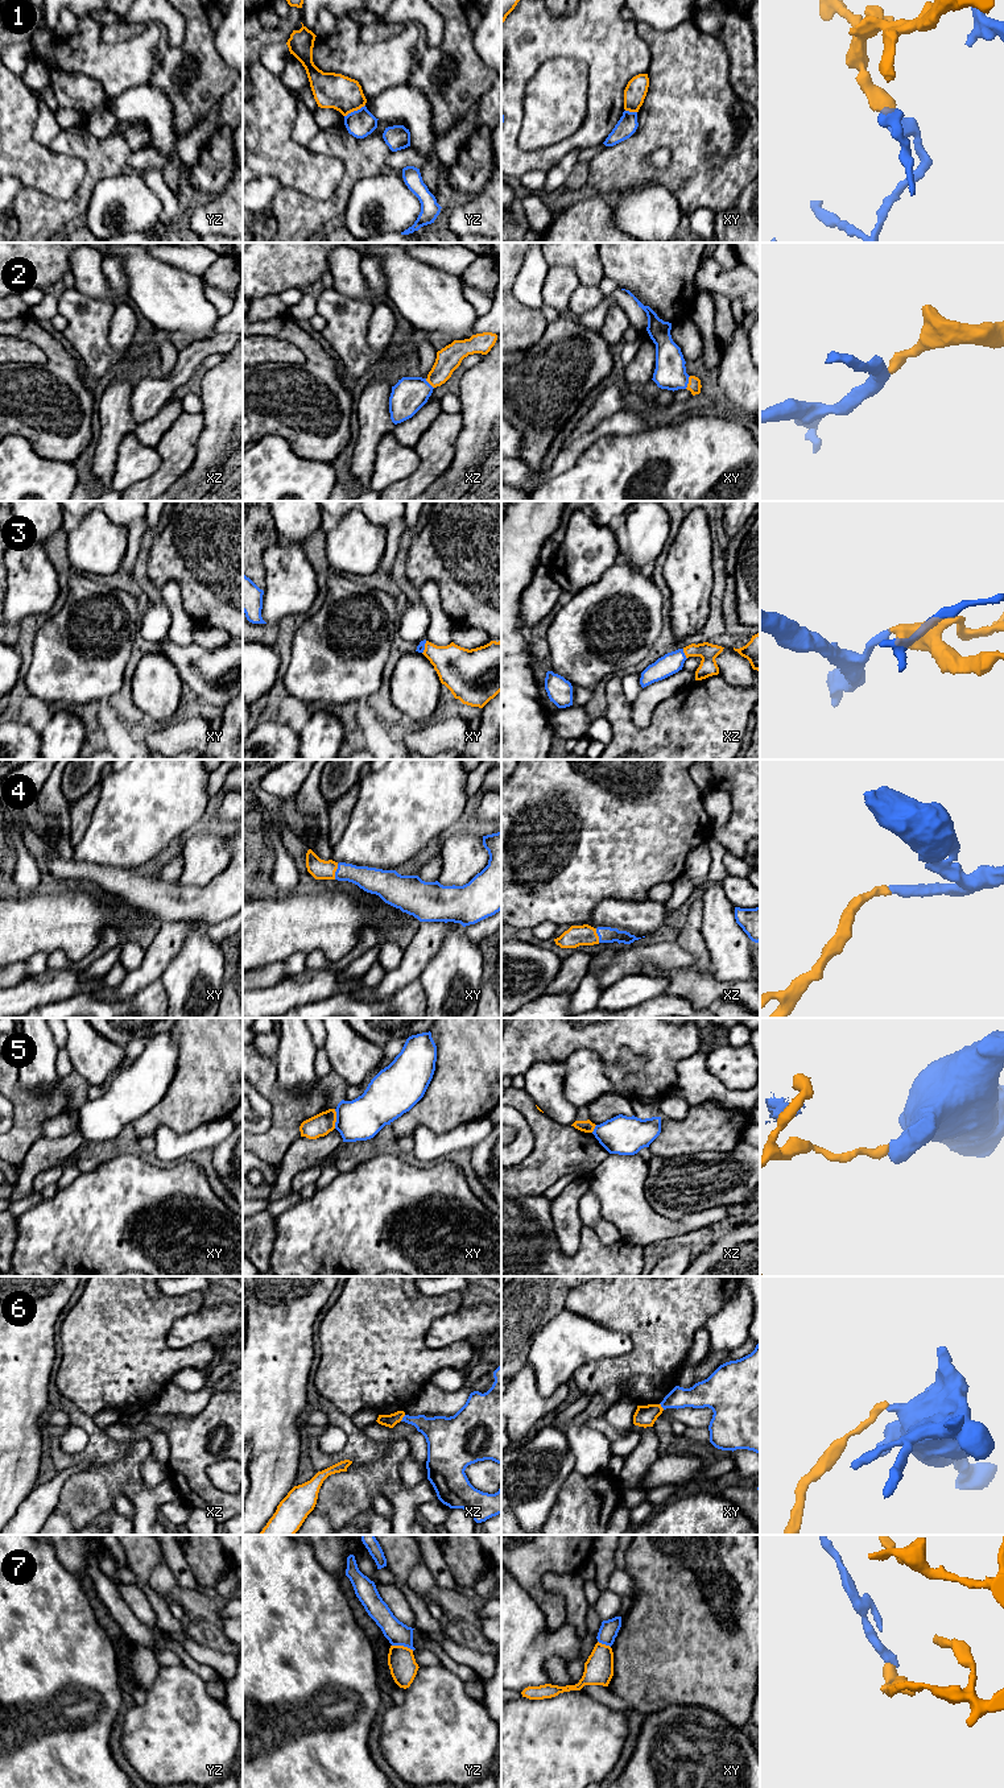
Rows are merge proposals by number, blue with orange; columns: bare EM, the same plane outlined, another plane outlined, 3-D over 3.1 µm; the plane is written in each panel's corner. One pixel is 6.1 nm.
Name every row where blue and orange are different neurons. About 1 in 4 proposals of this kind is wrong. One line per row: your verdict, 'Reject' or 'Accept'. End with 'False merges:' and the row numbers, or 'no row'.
1: Reject
2: Accept
3: Accept
4: Accept
5: Reject
6: Reject
7: Reject
False merges: 1, 5, 6, 7

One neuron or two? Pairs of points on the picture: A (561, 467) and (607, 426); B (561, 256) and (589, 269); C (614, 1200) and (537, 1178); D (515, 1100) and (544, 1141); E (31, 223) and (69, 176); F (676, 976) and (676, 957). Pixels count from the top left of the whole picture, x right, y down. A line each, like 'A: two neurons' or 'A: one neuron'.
A: one neuron
B: one neuron
C: two neurons
D: one neuron
E: two neurons
F: two neurons

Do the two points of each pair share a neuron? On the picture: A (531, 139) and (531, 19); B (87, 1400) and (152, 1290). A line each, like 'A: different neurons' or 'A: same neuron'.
A: different neurons
B: different neurons

